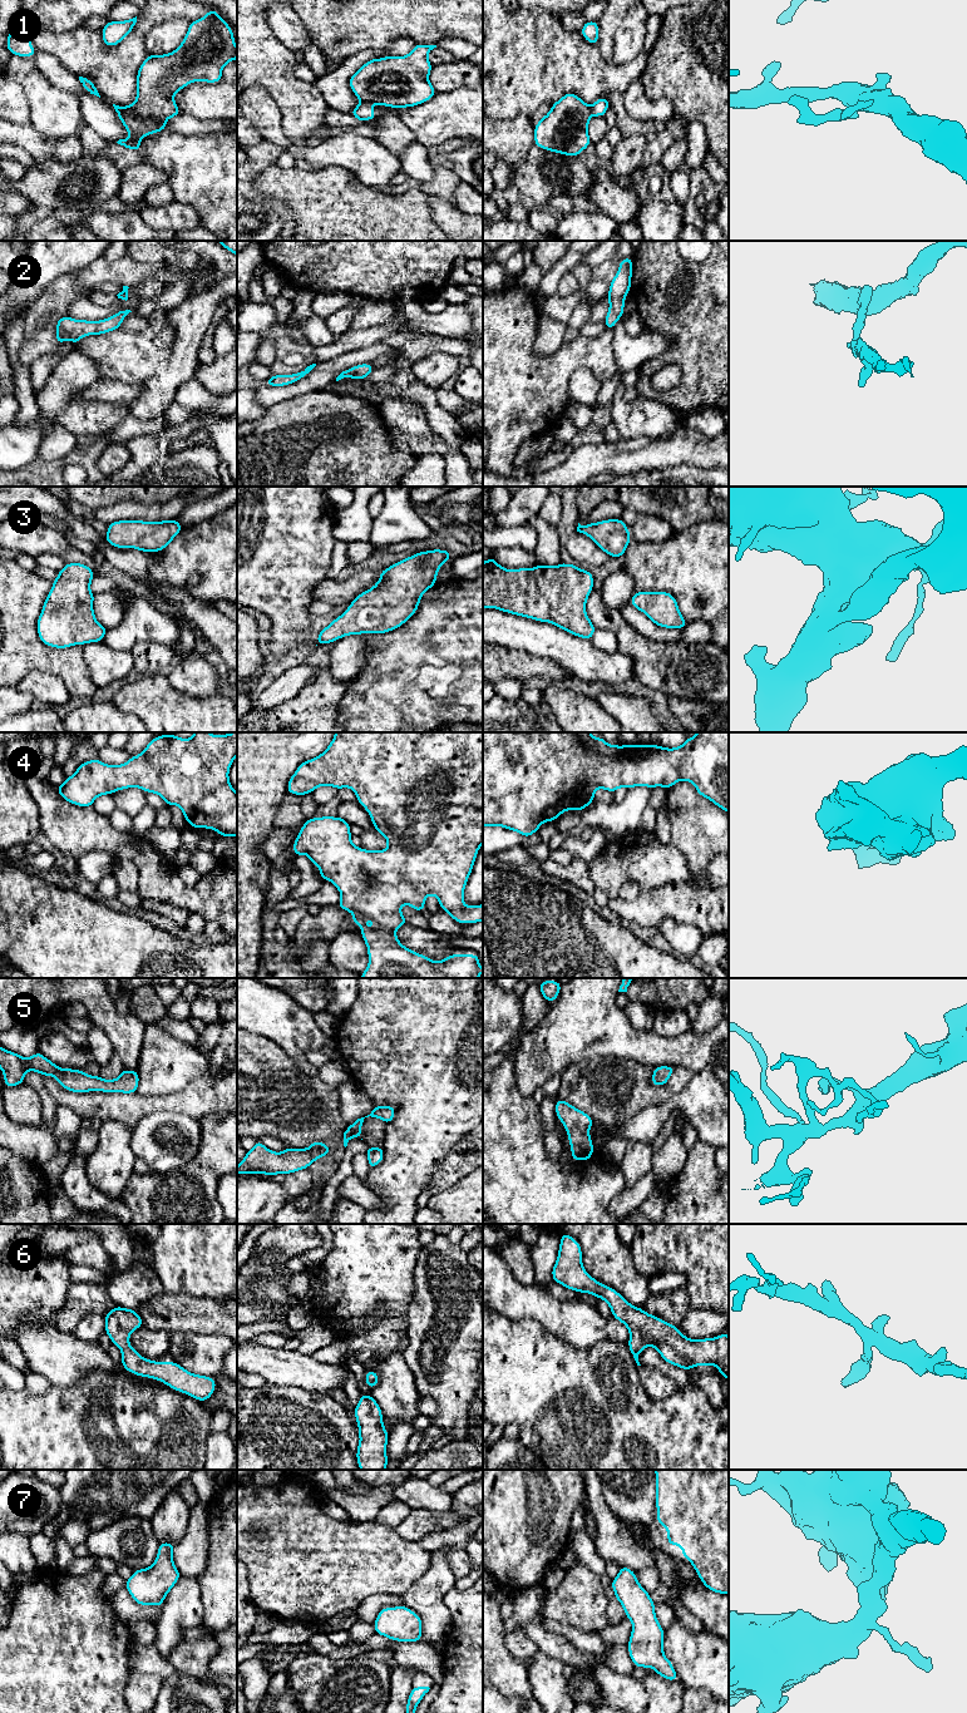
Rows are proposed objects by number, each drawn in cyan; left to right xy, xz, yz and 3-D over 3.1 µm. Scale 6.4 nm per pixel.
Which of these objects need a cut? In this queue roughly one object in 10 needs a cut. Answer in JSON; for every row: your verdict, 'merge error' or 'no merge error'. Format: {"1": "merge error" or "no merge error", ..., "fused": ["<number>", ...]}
{"1": "merge error", "2": "no merge error", "3": "no merge error", "4": "no merge error", "5": "no merge error", "6": "no merge error", "7": "no merge error", "fused": ["1"]}

